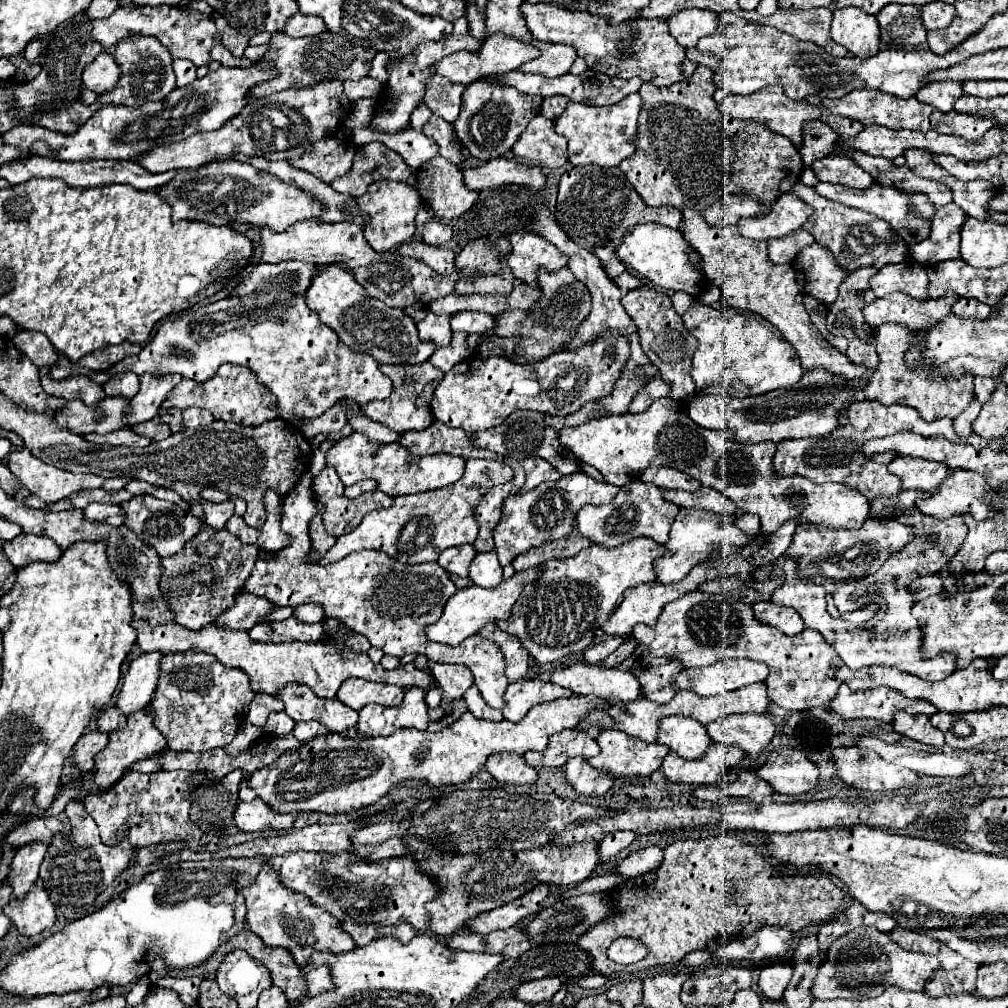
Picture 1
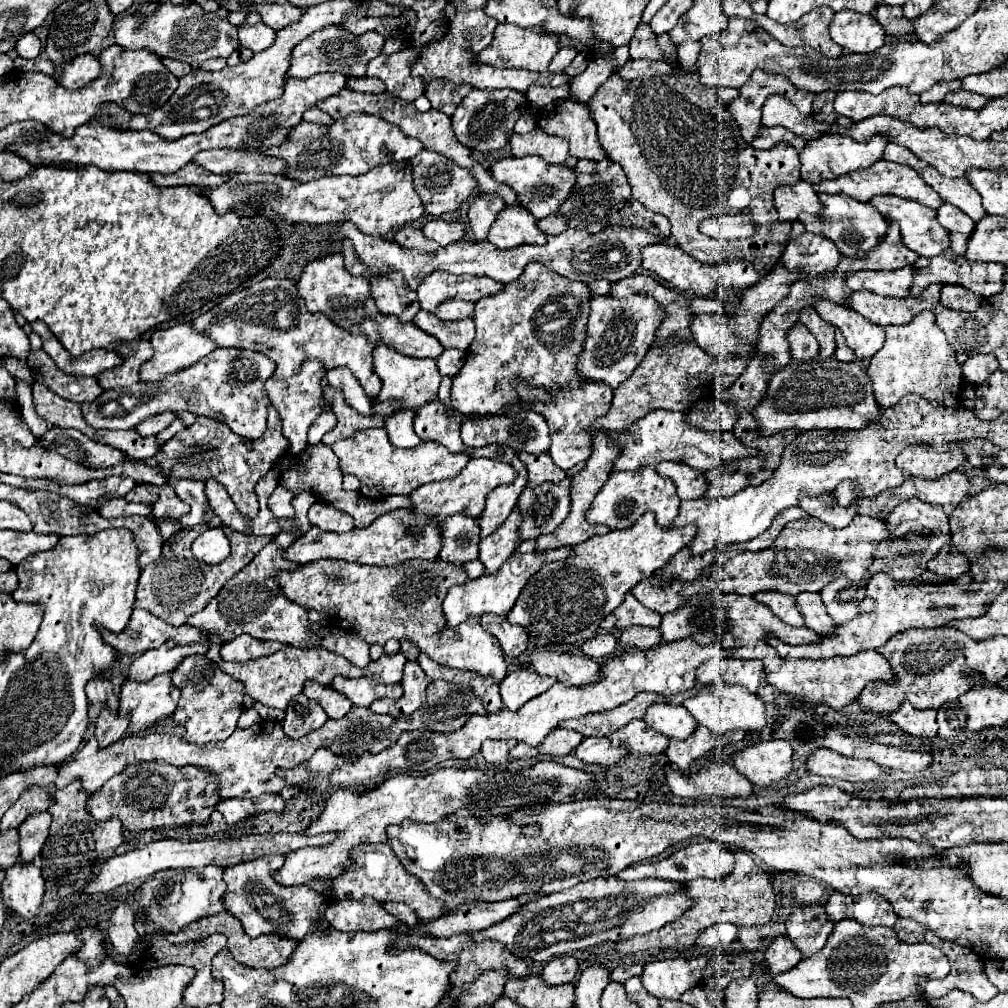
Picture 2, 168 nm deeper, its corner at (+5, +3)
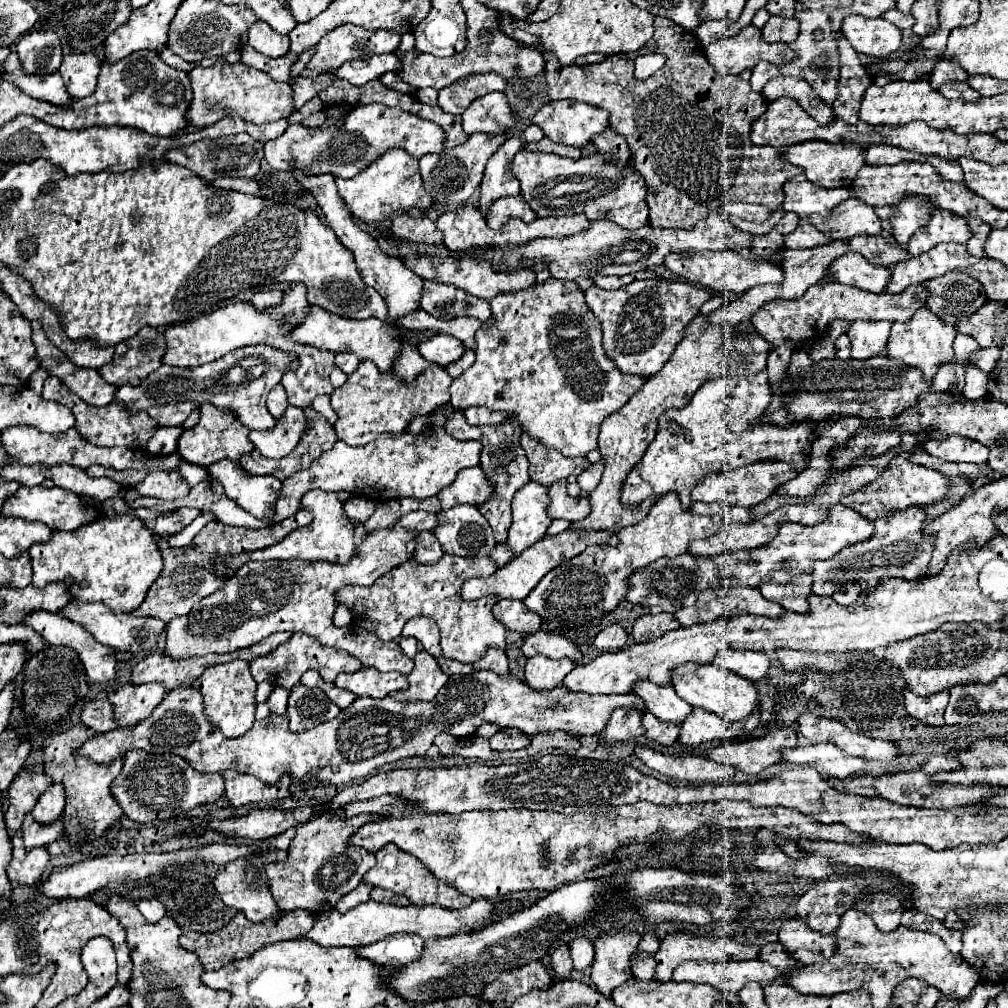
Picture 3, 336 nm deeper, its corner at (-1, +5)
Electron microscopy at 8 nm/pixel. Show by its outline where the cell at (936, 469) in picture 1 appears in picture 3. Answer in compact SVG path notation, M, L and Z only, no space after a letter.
M950 435L950 437L940 437L940 439L928 439L924 443L924 451L934 457L940 457L944 461L952 461L952 463L982 465L988 461L990 449L978 441Z

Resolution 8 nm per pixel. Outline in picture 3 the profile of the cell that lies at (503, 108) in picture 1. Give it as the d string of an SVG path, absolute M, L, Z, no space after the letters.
M488 93L478 97L464 113L462 127L466 135L474 133L490 133L498 135L502 131L514 129L516 115L504 93Z

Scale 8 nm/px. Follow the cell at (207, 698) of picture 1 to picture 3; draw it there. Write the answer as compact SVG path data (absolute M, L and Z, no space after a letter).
M230 661L224 665L214 665L204 671L198 679L192 683L204 697L206 705L206 717L220 727L220 731L226 737L240 737L244 735L252 723L256 713L256 681L250 675L250 663L248 661Z

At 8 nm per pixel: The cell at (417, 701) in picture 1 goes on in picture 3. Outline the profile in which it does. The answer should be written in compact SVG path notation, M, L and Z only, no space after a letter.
M420 651L414 657L414 669L408 675L410 687L406 691L392 693L392 697L398 701L432 701L446 681L448 675L442 673L438 661L426 651Z

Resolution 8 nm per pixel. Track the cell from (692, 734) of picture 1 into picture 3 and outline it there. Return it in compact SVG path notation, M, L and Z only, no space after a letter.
M640 679L638 683L634 683L632 691L644 701L646 709L662 721L680 723L692 711L692 705L686 703L684 699L680 699L672 685L660 687L660 685L652 683L650 679Z

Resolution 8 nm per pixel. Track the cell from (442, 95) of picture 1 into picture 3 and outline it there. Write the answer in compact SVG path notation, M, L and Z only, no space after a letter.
M472 73L458 79L450 87L444 87L440 91L438 105L442 107L444 113L462 115L474 99L492 91L502 93L506 91L506 87L508 87L508 81L498 73Z

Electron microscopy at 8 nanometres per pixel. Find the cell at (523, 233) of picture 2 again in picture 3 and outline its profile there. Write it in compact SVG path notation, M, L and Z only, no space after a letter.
M516 195L516 197L502 197L502 199L496 199L488 213L484 215L486 217L486 225L490 229L498 229L502 227L510 217L518 217L518 219L524 219L526 223L534 221L536 219L536 213L530 209L530 205L524 201L522 195Z

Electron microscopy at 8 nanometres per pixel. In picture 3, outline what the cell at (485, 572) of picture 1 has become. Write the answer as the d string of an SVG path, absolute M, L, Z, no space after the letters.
M528 481L522 489L516 491L512 499L512 515L514 523L508 531L506 545L512 547L514 555L528 549L536 541L546 535L552 519L548 517L548 485L540 485L536 481Z

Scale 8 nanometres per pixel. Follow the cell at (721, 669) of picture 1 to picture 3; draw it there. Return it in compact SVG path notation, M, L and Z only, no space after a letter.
M724 651L716 657L716 663L726 669L732 669L744 679L758 681L762 679L762 675L766 675L770 659L766 653L756 651Z

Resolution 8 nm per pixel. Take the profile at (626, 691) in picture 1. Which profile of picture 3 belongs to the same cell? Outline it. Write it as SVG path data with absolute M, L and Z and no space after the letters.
M544 631L526 633L524 643L522 643L522 653L526 657L546 655L550 659L568 657L568 659L574 659L574 661L578 661L582 657L578 647L570 639L566 639L562 635L554 635L554 633L544 633Z

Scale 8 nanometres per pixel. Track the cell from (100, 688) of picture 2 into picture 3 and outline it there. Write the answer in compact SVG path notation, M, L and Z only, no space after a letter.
M32 611L24 617L24 625L32 627L34 631L38 631L50 645L62 645L62 647L70 647L82 661L86 673L88 673L88 681L92 683L100 683L100 685L112 685L116 679L116 659L114 659L114 649L106 647L102 643L98 643L84 627L78 627L78 623L70 623L66 617L60 617L58 613L48 613L48 611Z

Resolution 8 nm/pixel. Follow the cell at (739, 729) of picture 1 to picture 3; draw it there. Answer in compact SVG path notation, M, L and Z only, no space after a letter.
M682 663L672 671L672 685L676 693L692 707L702 707L720 715L722 719L738 721L754 713L754 707L758 707L758 691L754 683L742 679L738 673L726 667L718 667L716 663Z

